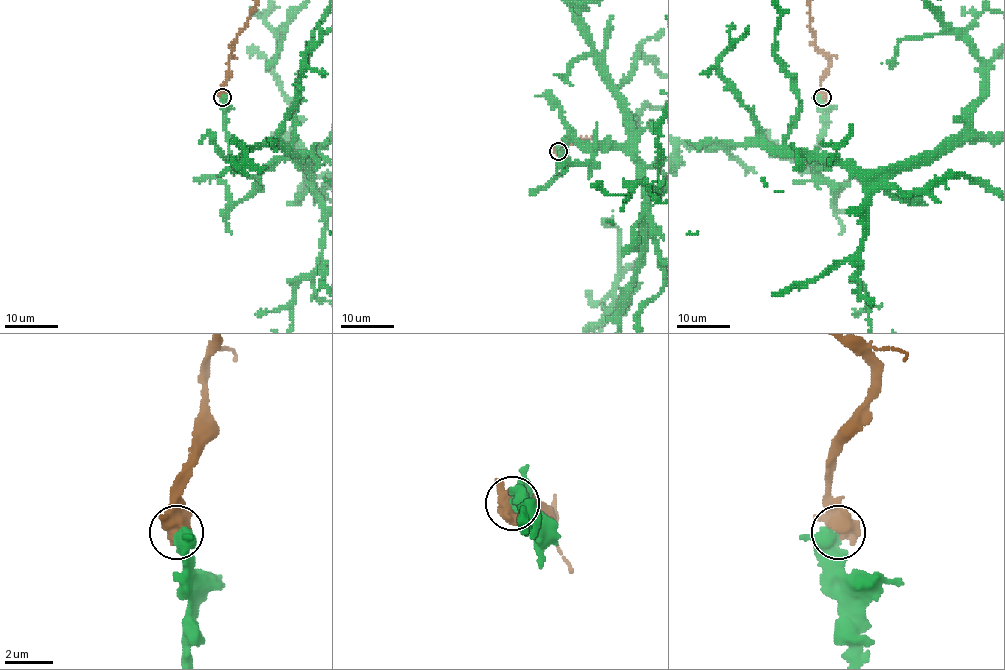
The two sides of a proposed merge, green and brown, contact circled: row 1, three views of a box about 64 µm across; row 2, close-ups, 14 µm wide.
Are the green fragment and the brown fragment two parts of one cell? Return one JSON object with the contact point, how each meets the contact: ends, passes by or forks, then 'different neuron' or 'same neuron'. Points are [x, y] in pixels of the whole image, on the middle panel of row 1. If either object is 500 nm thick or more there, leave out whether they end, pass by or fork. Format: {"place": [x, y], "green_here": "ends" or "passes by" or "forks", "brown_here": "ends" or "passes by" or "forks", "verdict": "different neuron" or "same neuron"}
{"place": [558, 151], "verdict": "same neuron"}

